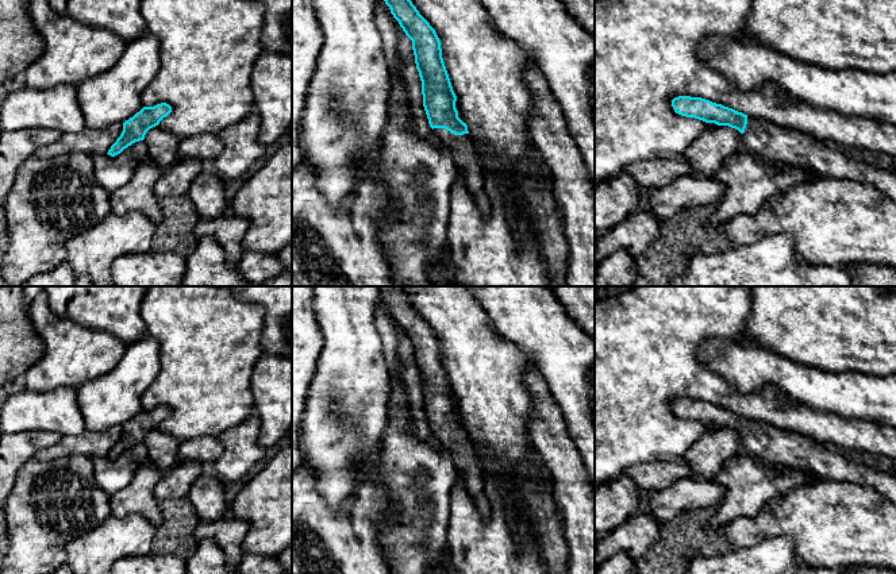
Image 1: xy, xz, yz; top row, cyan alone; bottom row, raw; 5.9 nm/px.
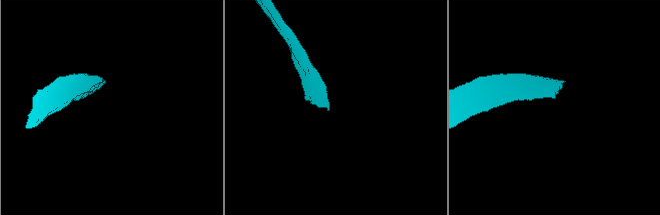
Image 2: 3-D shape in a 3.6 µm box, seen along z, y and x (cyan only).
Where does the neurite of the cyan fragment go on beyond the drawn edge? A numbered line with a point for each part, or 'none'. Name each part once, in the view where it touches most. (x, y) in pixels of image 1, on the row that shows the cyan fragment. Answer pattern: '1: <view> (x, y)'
1: xz (466, 160)

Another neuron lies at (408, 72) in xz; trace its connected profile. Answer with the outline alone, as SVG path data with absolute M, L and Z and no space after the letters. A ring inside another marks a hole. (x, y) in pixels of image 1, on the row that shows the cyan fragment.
M400 32L400 41L397 47L400 55L400 77L408 89L408 104L411 107L412 131L423 139L432 136L432 128L428 124L428 119L423 107L422 81L415 63L415 55L412 50L412 41Z

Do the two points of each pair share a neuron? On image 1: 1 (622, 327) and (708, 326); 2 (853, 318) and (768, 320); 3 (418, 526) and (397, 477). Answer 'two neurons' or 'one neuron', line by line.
1: one neuron
2: one neuron
3: one neuron

